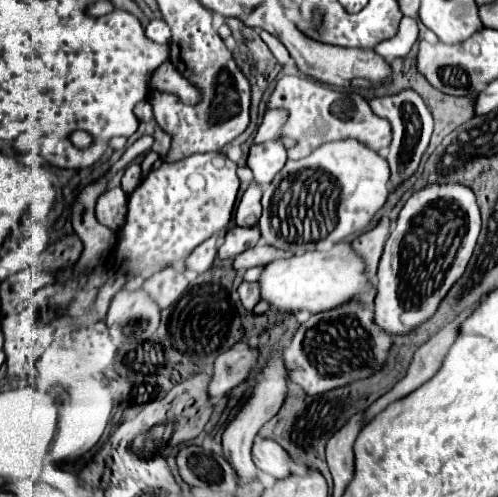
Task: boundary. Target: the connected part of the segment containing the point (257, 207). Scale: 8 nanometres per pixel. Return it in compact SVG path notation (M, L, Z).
M249 185L249 189L243 193L239 207L235 211L235 225L237 227L253 227L257 225L261 217L261 189L257 185Z

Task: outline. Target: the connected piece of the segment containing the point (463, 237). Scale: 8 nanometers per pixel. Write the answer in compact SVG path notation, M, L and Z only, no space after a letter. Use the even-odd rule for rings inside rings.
M433 183L415 191L403 205L379 261L375 297L377 325L391 337L399 337L427 323L437 313L449 289L461 279L473 255L479 231L479 207L467 185Z

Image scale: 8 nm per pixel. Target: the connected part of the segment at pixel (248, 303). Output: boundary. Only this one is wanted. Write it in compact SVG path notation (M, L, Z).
M241 283L239 285L239 297L241 297L241 303L245 309L253 309L259 299L261 299L261 291L259 291L259 285L257 283Z

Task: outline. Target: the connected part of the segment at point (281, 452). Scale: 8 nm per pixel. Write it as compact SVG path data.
M257 437L253 443L253 463L273 475L275 479L287 477L291 473L291 457L287 455L287 451L275 441L275 439L263 439Z

